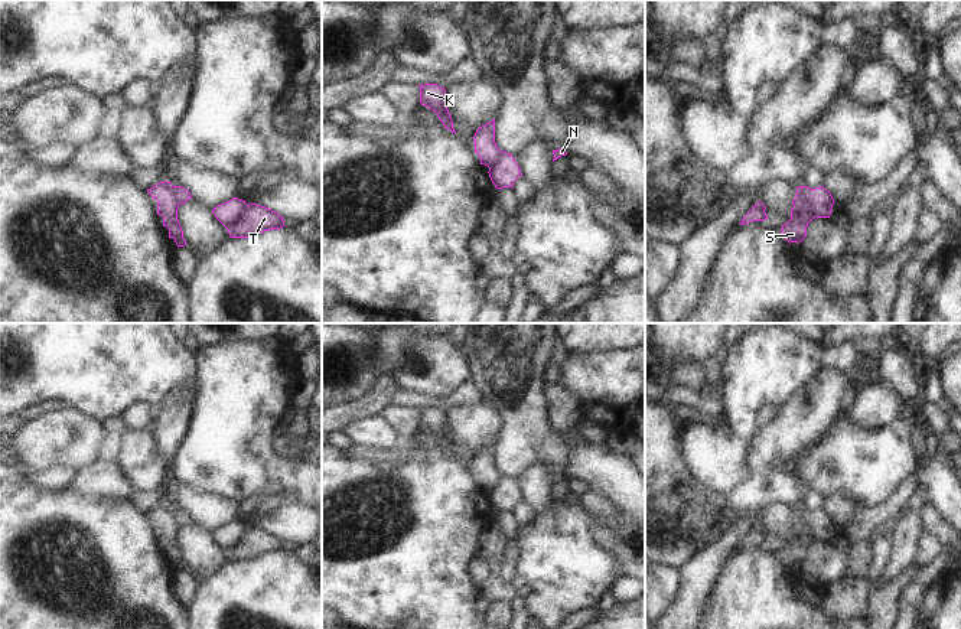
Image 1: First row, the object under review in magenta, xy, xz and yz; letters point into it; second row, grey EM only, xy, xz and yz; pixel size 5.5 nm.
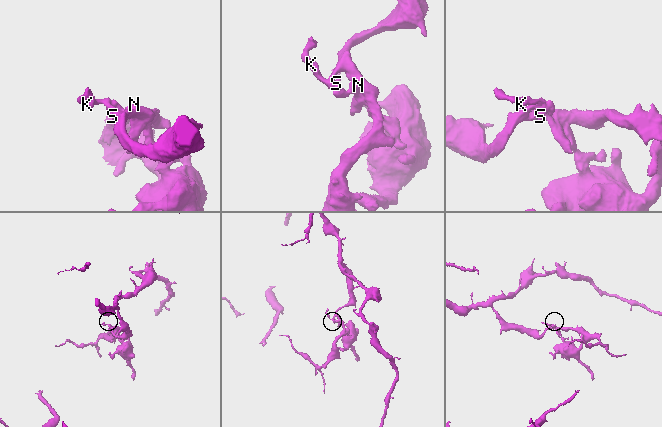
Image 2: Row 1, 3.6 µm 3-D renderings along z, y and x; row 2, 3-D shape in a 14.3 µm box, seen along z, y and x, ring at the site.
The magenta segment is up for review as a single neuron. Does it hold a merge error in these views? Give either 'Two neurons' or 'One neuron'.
Two neurons

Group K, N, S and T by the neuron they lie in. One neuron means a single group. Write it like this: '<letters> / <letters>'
K S T / N

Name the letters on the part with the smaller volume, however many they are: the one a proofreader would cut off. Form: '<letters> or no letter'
N

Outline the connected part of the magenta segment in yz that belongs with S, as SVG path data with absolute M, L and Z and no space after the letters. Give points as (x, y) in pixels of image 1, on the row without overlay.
M797 518L792 524L791 542L782 548L781 558L791 566L801 566L807 560L807 550L815 541L809 529Z

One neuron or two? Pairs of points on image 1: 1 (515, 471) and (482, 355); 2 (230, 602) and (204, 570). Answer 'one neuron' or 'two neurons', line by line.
1: one neuron
2: two neurons

